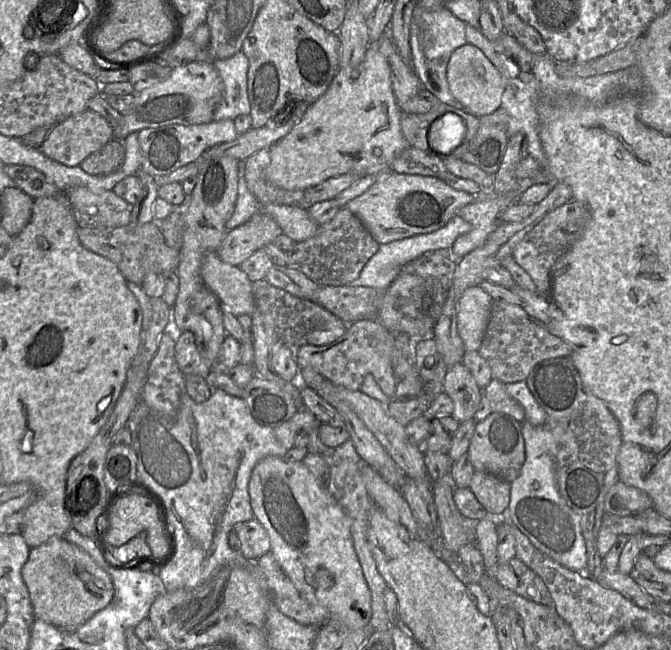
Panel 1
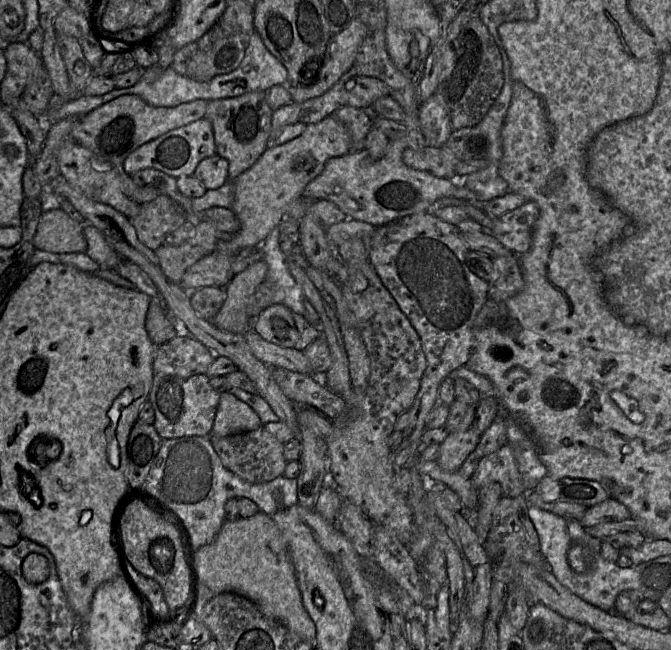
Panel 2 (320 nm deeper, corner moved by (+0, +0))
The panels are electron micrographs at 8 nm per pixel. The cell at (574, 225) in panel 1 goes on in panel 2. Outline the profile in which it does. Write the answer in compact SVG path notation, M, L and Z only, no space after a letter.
M526 201L522 206L497 217L491 234L513 254L523 255L531 247L539 213L536 202Z

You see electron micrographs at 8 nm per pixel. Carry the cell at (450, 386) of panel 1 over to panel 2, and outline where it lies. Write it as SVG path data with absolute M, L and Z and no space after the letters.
M473 427L464 432L450 432L440 445L441 454L437 463L447 471L458 471L480 440Z

